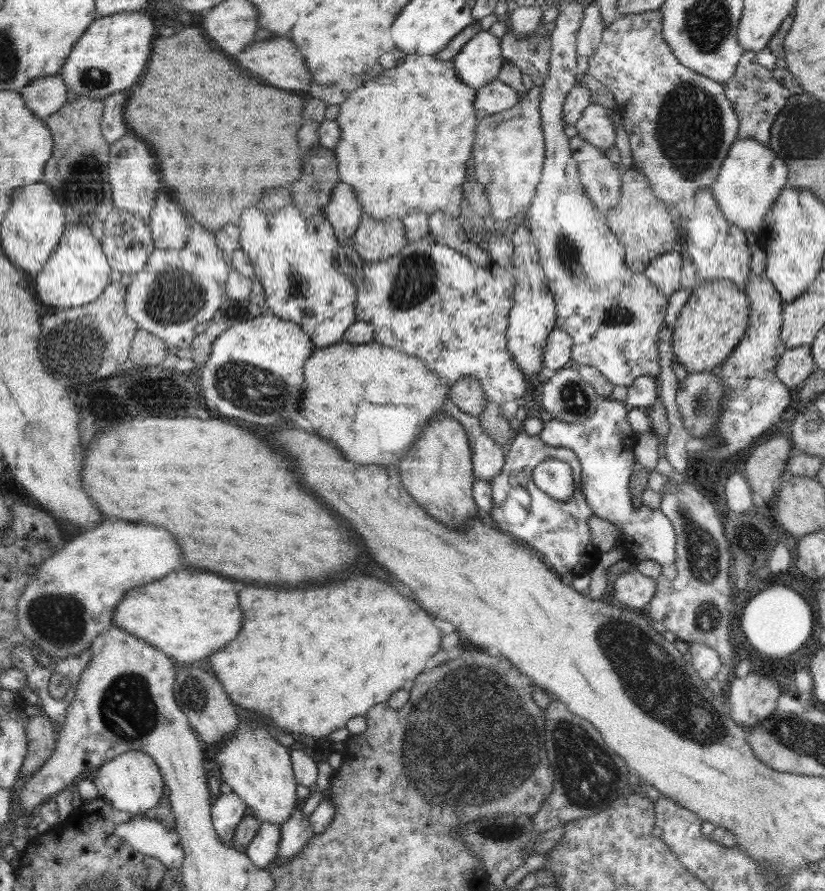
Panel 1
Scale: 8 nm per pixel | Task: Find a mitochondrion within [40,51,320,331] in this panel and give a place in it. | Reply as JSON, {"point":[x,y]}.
{"point":[175,296]}

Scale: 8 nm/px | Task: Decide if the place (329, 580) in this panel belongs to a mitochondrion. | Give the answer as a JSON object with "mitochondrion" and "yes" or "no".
{"mitochondrion":"no"}

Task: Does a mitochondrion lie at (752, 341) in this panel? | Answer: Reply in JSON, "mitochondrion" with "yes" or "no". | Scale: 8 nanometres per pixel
{"mitochondrion":"no"}

